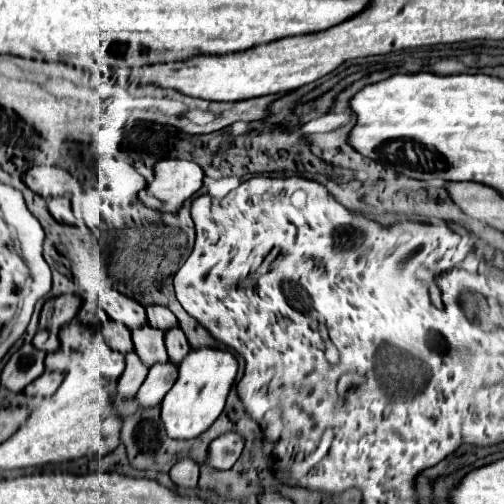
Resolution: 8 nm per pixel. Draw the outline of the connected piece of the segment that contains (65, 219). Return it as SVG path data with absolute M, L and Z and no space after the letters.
M57 196L57 198L47 200L47 210L51 212L51 216L53 216L57 222L75 224L75 216L73 216L73 210L71 210L71 202L69 202L67 198Z

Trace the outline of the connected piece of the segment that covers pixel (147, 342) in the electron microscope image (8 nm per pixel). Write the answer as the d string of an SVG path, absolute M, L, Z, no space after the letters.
M149 324L131 330L133 334L133 344L135 344L135 352L141 356L141 360L145 362L145 366L153 366L153 362L165 362L169 360L167 350L165 350L165 342L163 342L163 330L151 328Z

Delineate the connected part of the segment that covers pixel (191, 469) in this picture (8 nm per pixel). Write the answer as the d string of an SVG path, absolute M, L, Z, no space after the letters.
M183 458L171 468L171 480L181 488L195 488L199 480L199 464L193 458Z

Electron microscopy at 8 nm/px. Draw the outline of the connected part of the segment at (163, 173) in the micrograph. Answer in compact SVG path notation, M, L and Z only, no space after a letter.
M161 160L155 164L155 178L139 192L139 200L159 212L177 212L203 184L203 170L191 160Z

